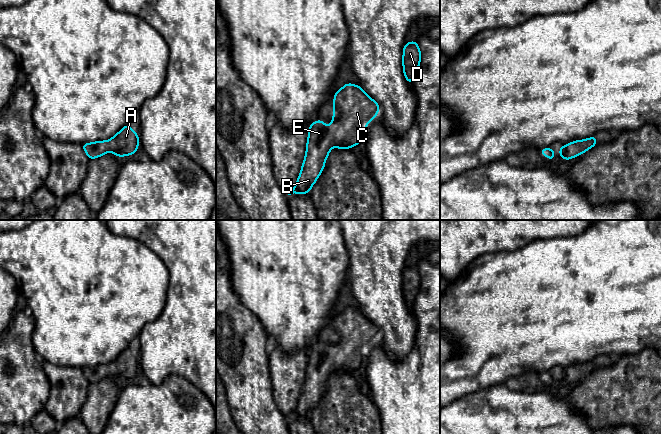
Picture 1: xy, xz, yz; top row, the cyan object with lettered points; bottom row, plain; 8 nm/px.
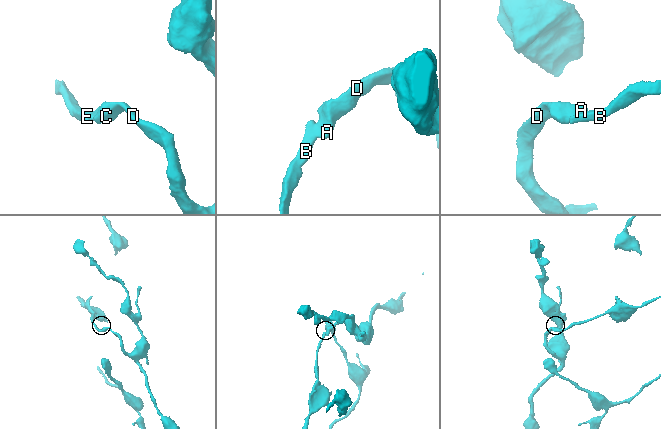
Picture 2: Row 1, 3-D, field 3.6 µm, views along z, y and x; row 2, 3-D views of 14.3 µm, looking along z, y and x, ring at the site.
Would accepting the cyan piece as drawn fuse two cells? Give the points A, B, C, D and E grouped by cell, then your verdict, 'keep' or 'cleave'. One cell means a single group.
groups A B C D E; keep

